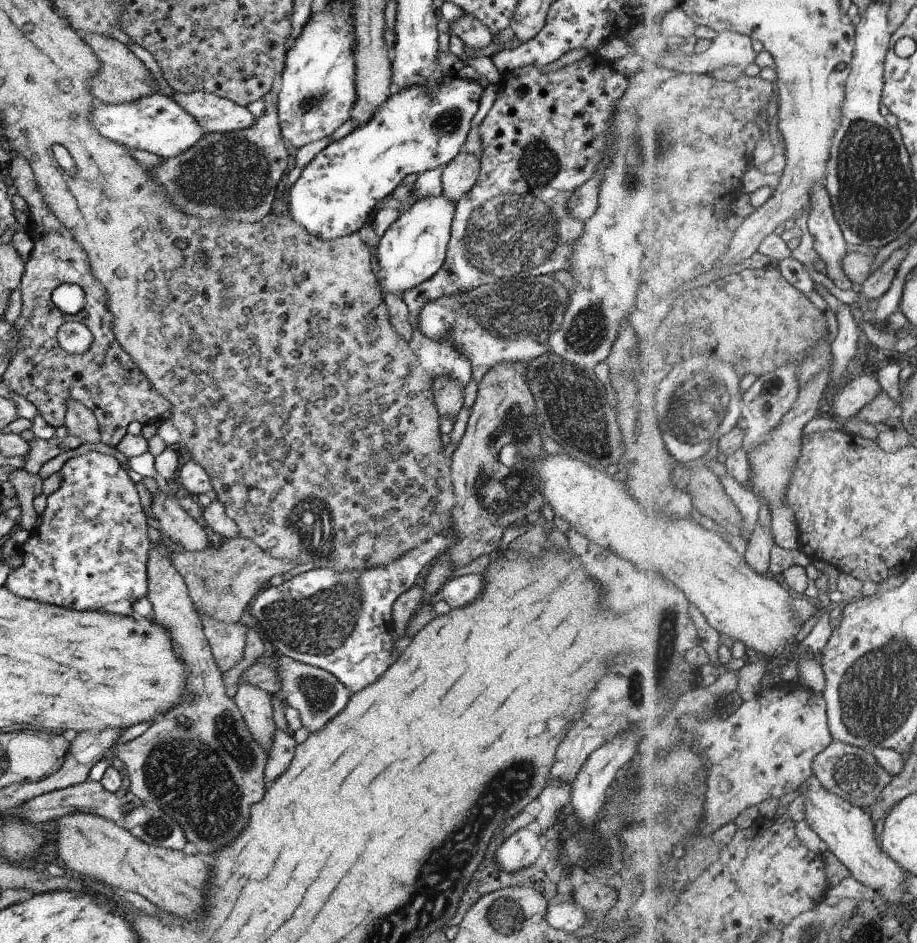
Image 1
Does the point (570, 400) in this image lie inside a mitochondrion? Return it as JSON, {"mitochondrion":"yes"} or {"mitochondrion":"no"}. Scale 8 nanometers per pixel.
{"mitochondrion":"yes"}

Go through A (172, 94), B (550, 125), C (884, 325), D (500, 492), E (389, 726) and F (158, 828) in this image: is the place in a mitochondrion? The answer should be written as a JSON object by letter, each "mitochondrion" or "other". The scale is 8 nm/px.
{"A":"other","B":"other","C":"other","D":"mitochondrion","E":"other","F":"mitochondrion"}

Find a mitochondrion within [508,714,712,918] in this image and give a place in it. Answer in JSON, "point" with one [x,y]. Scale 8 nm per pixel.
{"point":[585,858]}

